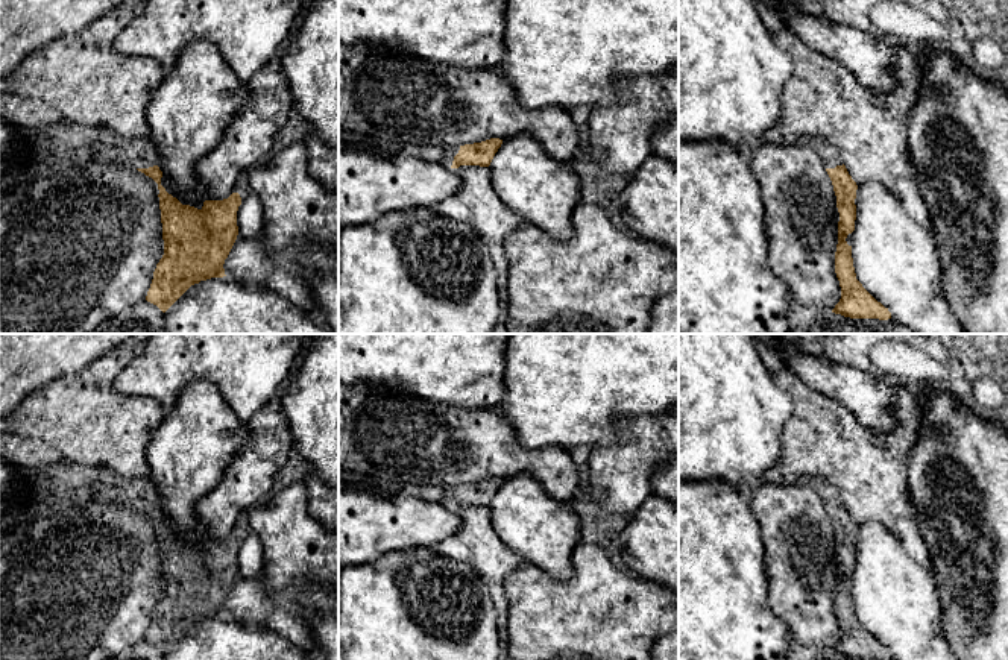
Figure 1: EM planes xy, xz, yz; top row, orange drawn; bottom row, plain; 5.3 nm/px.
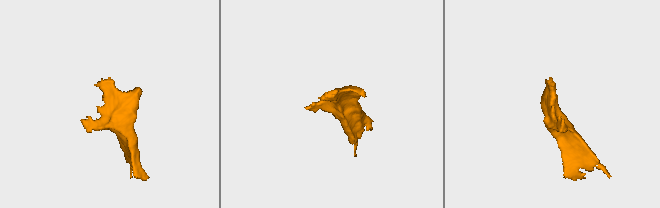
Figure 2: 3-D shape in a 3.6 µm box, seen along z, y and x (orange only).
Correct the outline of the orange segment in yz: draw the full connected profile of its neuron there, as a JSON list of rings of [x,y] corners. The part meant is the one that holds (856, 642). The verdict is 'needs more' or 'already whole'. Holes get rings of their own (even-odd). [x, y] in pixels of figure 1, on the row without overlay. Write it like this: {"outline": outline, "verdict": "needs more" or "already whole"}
{"outline": [[[803,475],[797,479],[797,482],[809,486],[818,493],[832,520],[836,536],[839,561],[838,584],[835,592],[835,613],[841,627],[841,639],[832,652],[850,658],[891,658],[888,648],[877,642],[856,619],[852,586],[847,584],[846,578],[855,570],[855,539],[858,525],[849,514],[843,502],[841,492],[830,481],[820,475]]], "verdict": "needs more"}

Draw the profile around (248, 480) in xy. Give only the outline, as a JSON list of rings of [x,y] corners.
[[[287,423],[273,429],[252,429],[220,482],[196,504],[206,540],[228,539],[238,514],[272,493],[275,475],[285,464],[291,446]]]

